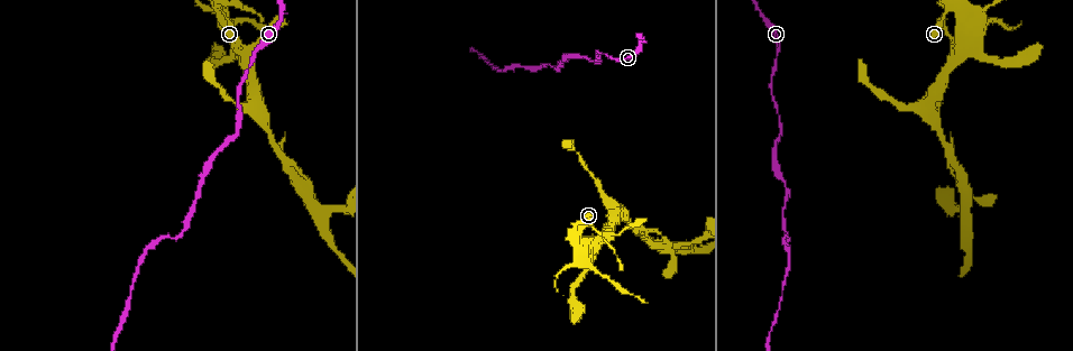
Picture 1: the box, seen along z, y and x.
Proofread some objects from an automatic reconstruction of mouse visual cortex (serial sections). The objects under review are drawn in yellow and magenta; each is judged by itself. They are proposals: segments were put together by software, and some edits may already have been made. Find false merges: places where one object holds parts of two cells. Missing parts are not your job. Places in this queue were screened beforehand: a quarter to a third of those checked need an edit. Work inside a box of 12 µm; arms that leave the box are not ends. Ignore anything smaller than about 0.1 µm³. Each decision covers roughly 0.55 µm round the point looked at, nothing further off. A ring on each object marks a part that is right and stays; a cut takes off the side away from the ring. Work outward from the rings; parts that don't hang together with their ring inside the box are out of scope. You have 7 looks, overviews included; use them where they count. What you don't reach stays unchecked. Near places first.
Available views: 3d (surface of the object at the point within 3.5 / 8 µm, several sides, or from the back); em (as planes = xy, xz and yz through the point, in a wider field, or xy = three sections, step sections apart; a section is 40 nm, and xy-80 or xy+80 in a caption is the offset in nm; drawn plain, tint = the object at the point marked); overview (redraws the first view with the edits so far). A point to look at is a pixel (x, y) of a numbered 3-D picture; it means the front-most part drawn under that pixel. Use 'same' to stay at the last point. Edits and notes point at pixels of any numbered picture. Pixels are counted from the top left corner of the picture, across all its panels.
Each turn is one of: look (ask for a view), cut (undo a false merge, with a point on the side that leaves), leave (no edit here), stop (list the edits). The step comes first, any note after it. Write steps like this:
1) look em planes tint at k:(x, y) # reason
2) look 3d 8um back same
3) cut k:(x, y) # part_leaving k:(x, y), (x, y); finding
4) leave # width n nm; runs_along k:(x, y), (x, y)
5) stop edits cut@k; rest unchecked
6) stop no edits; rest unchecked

look 3d 3.5um at 1:(182, 235) # abrupt turn

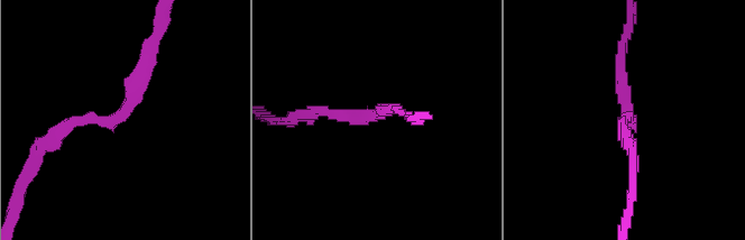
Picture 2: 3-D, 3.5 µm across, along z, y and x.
cut 2:(54, 131) # arm_widths 150, 150 nm; part_leaving 2:(111, 121), (73, 121), (33, 169); two cells meet here

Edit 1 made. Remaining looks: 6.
look 3d 3.5um at 1:(581, 256) # two arms in line, one across

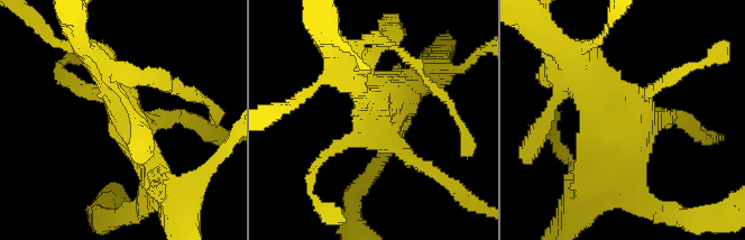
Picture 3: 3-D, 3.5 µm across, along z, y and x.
look em xy step 5 tint at 3:(377, 122) # shape alone is not enough

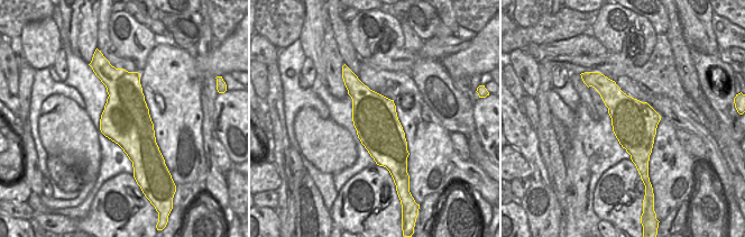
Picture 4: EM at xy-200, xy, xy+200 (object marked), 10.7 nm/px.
look em planes tint same # another direction

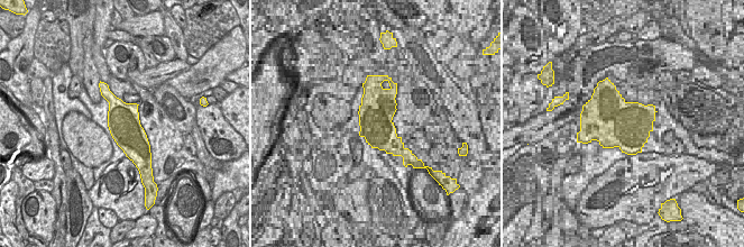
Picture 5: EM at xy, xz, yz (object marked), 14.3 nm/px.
leave # width 460 nm; runs_along 3:(369, 63), (376, 121), (321, 158); one cell here

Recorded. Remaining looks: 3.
look 3d 3.5um at 1:(253, 104) # three arms meet

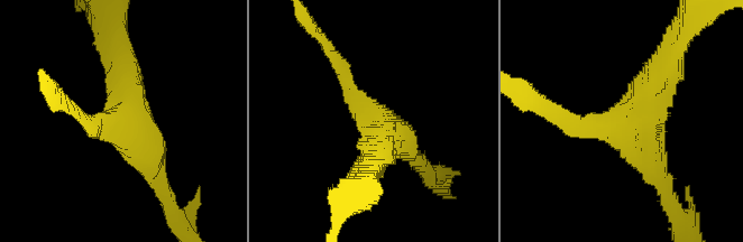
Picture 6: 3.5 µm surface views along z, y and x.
leave # arms 3; runs_along 6:(121, 56), (128, 121), (159, 179); all the same cell

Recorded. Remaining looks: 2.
stop edits cut@2; rest unchecked

